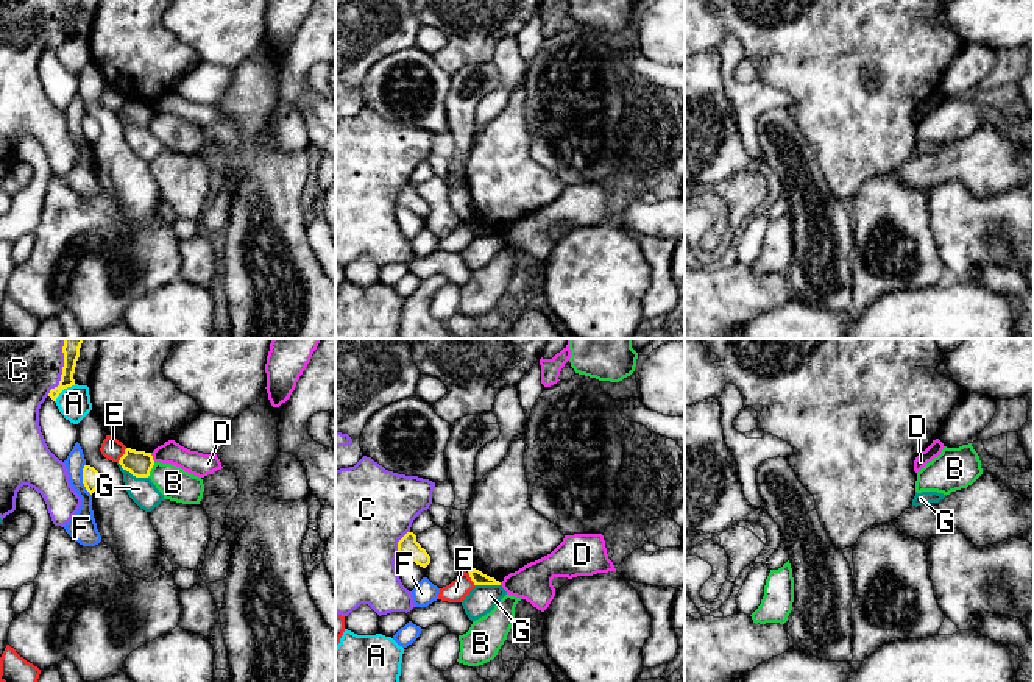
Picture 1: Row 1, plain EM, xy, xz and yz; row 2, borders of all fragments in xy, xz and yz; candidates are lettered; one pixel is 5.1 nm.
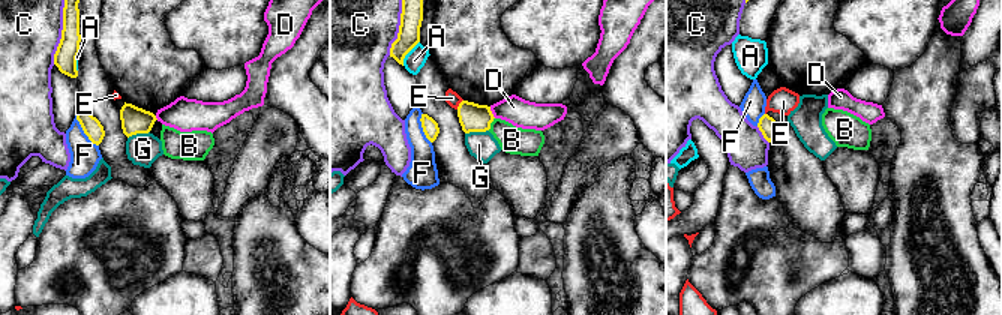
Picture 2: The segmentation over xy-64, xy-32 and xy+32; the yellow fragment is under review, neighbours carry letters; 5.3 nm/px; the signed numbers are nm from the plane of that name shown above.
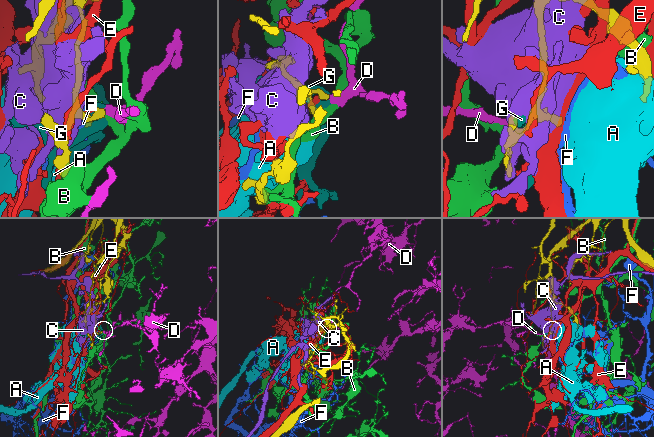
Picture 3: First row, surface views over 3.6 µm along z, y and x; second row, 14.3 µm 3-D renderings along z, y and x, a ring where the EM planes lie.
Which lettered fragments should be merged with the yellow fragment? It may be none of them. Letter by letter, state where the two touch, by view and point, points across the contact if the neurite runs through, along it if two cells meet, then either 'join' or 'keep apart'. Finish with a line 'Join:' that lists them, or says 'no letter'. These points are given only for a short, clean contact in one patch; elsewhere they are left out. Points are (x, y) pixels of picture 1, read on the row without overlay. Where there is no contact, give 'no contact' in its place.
A: xy (63, 39) | keep apart
B: xy (150, 120) | keep apart
C: xy (63, 24) | keep apart
D: xy (152, 108) | along xy (150, 103), (155, 111) | keep apart
E: xy (122, 106) | keep apart
F: xy (83, 130) | keep apart
G: xy (133, 125) | keep apart
Join: no letter

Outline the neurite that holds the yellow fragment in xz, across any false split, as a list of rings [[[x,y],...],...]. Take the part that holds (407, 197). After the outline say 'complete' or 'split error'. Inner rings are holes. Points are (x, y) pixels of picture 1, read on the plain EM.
[[[407,183],[398,192],[398,204],[404,206],[405,209],[410,209],[412,212],[415,212],[416,215],[423,218],[426,218],[430,214],[430,206],[416,192],[416,186],[413,183]]]; complete

